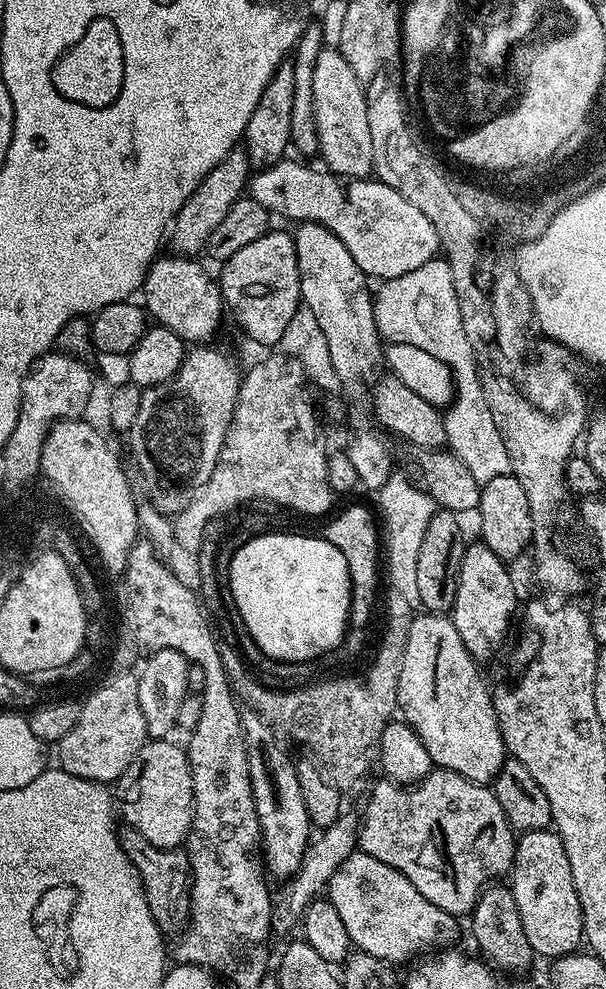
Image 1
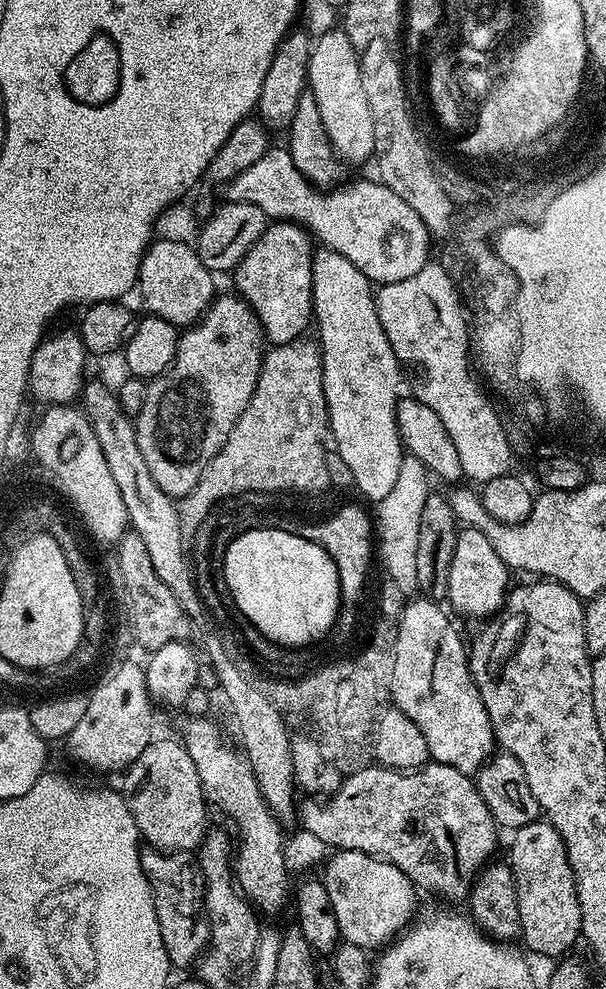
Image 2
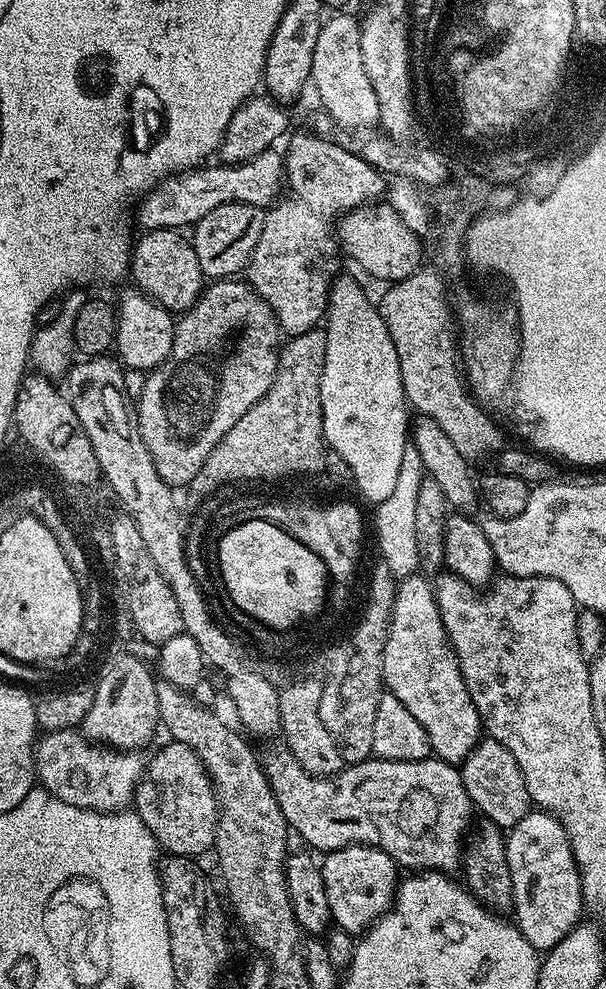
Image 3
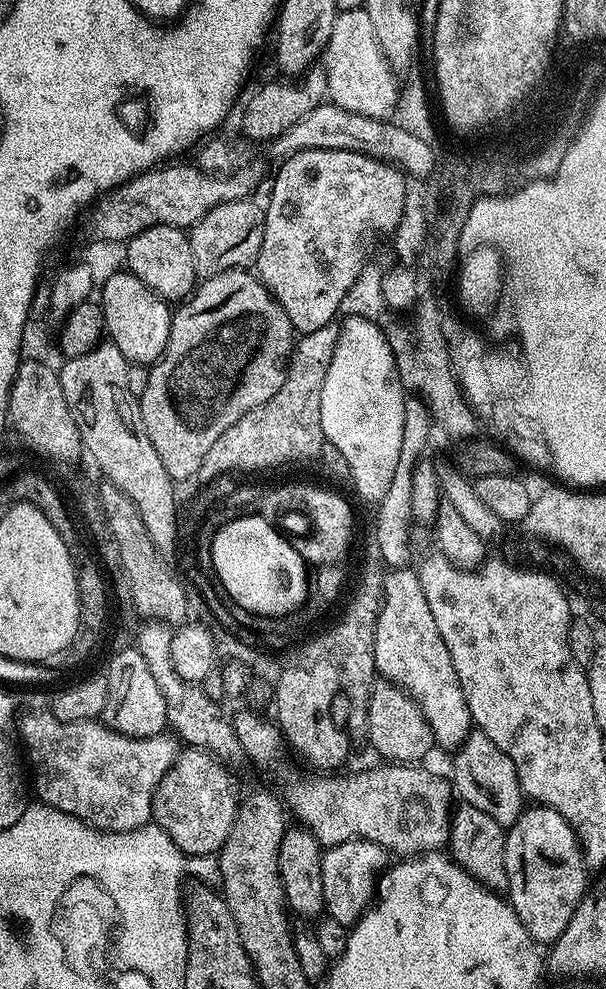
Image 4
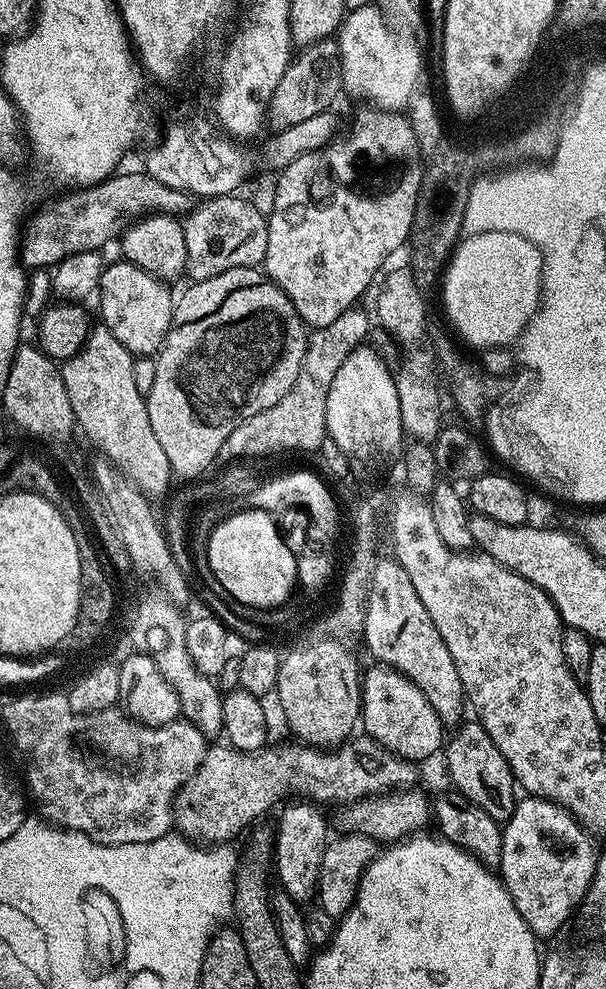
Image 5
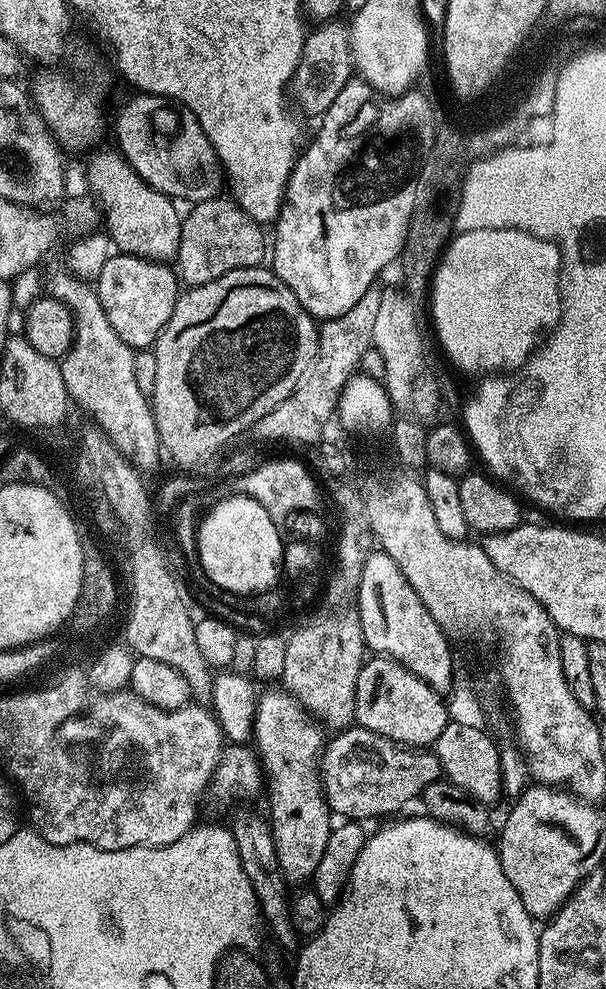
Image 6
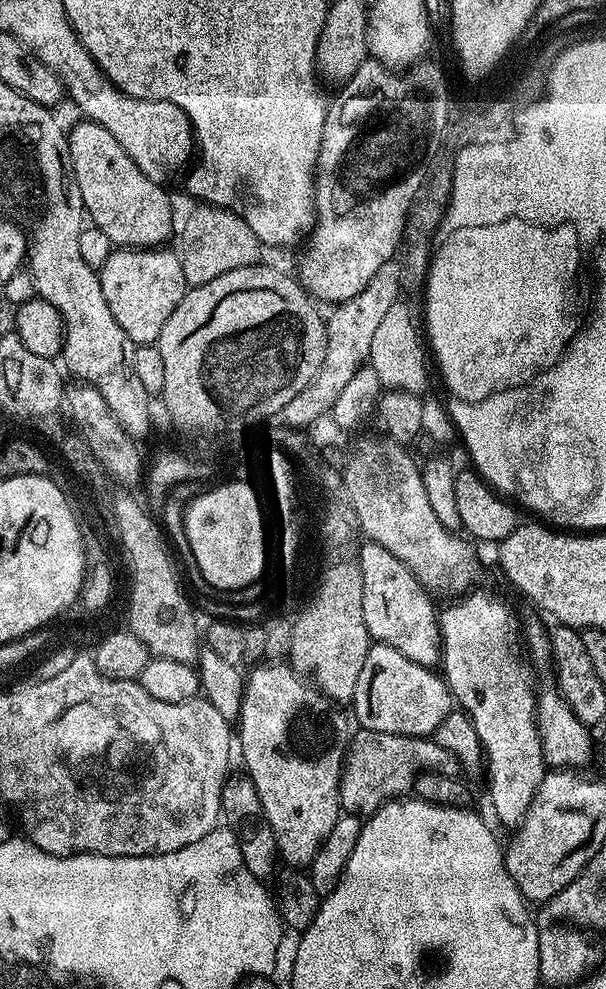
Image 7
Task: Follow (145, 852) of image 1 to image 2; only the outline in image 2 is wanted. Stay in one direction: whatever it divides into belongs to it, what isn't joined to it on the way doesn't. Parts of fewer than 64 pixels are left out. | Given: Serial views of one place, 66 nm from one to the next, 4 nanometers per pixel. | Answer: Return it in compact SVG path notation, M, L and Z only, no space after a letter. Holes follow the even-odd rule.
M145 847L140 854L142 870L150 882L154 898L154 912L158 914L158 928L166 946L169 965L173 969L188 968L199 961L208 947L210 929L204 910L204 876L197 857L192 852L160 852Z

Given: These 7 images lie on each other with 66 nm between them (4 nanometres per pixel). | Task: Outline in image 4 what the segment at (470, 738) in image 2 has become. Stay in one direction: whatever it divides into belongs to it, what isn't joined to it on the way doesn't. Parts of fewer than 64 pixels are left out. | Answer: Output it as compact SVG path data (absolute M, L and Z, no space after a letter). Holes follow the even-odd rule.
M411 567L391 569L384 577L384 598L380 602L378 626L374 638L374 658L376 671L385 681L397 684L415 700L424 717L430 722L430 728L439 747L455 750L461 742L474 731L470 706L466 706L466 694L460 685L458 674L454 674L454 662L450 658L450 650L446 642L442 642L442 634L438 634L438 622L434 622L434 614L430 614L430 602L426 602L426 594L422 592L419 571Z

